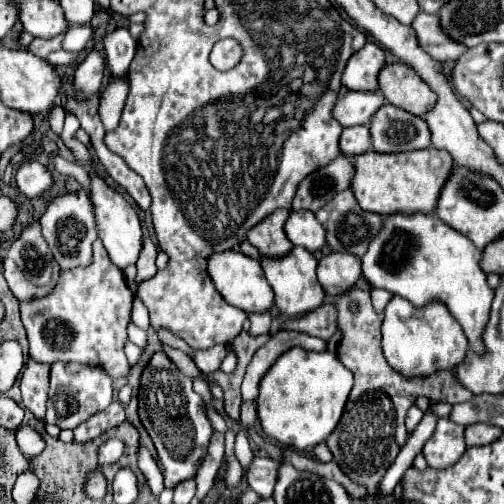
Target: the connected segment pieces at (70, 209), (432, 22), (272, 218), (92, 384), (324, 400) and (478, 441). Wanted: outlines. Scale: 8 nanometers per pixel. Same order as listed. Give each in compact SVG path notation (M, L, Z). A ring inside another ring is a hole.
M84 189L54 197L46 213L40 217L40 225L52 255L56 257L56 261L64 271L80 265L86 267L92 261L92 243L98 239L98 233L96 233L96 219L92 215L92 203Z
M420 11L410 27L414 29L420 47L436 61L456 61L466 51L466 47L460 47L460 43L446 39L448 35L440 31L440 21L436 15Z
M276 209L248 233L248 241L260 251L260 255L280 259L282 255L290 253L294 245L284 233L284 223L288 215L290 215L288 209Z
M52 363L50 365L50 393L48 393L48 411L46 423L54 423L60 429L74 429L84 419L92 417L98 411L104 411L114 399L112 377L104 371L102 365L84 365L84 363Z
M300 347L286 351L266 371L266 377L260 383L256 405L264 433L270 439L276 439L278 445L296 451L314 449L318 443L324 443L338 425L352 385L354 375L340 363L336 353L308 353Z
M476 423L476 425L468 425L464 429L464 439L468 447L474 445L488 445L492 441L496 441L500 437L502 429L496 425L488 425L488 423Z

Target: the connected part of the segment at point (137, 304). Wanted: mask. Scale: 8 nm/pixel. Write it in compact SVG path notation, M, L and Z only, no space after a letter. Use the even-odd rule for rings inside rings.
M138 297L134 299L132 321L134 321L138 327L142 327L142 329L148 329L148 325L150 325L150 319L148 319L148 309L144 307L144 303L142 303Z

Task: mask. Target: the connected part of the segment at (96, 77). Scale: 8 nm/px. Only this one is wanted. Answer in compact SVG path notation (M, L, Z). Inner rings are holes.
M98 49L88 51L86 59L78 65L76 77L74 77L74 91L84 99L84 95L92 95L92 91L98 91L102 87L106 71L106 59Z

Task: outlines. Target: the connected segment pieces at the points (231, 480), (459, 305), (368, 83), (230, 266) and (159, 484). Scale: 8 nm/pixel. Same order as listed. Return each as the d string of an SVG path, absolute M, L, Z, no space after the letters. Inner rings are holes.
M228 427L228 431L226 431L226 455L224 455L226 463L228 463L228 471L226 471L228 489L236 489L242 481L242 465L234 457L234 437L236 437L236 433Z
M388 215L384 217L384 229L362 257L362 273L372 287L400 295L414 307L444 303L462 325L470 347L484 353L482 333L490 319L494 289L488 285L480 259L482 251L436 215Z
M366 43L364 49L356 51L350 57L350 61L346 65L346 71L342 75L342 87L346 87L348 91L378 91L378 73L384 67L384 63L386 63L384 49L376 43Z
M226 251L226 253L216 253L214 257L208 259L208 273L212 281L216 283L216 289L220 295L230 303L240 307L246 313L266 313L274 305L274 295L272 287L268 287L268 281L264 279L264 271L256 259L246 257L240 251Z
M140 447L138 467L140 467L140 471L144 473L144 477L146 477L148 485L150 485L150 489L152 489L152 493L158 497L158 495L160 495L160 491L164 489L164 477L162 477L162 473L160 473L160 469L158 469L156 461L152 459L152 455L148 453L148 449L146 449L146 447Z

